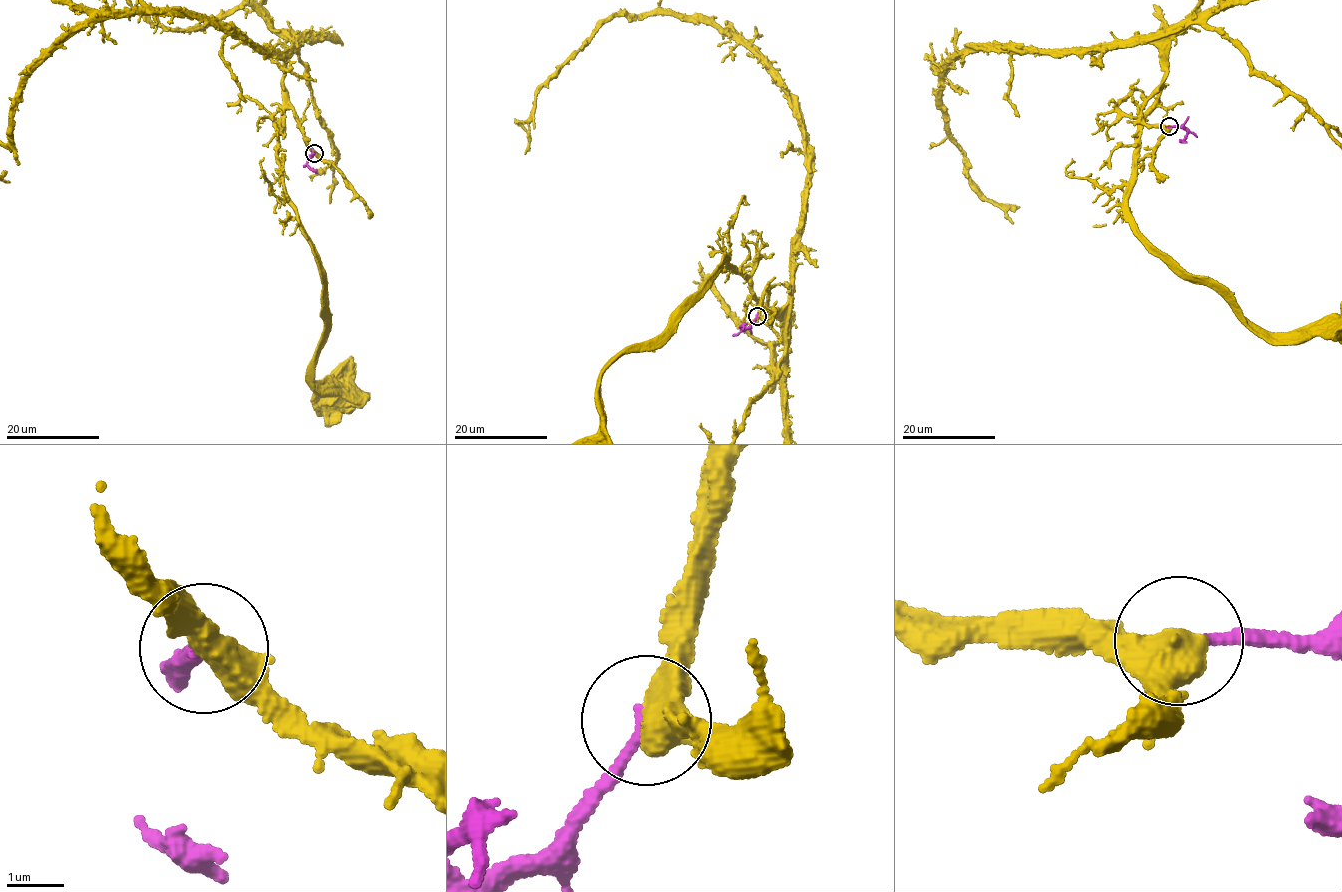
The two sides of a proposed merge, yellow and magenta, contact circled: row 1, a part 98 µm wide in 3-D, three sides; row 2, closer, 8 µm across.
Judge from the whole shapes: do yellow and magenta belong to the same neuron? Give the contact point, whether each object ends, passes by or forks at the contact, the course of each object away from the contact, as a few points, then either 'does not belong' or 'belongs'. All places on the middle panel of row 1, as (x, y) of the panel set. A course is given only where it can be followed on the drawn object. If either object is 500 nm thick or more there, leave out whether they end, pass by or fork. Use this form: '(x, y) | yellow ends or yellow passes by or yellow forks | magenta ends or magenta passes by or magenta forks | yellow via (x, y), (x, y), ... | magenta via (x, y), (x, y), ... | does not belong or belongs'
(757, 316) | yellow via (757, 316), (770, 290), (765, 302), (754, 298), (721, 262), (679, 320), (604, 370), (602, 440) | magenta via (757, 316), (749, 326), (740, 327), (746, 324) | belongs

